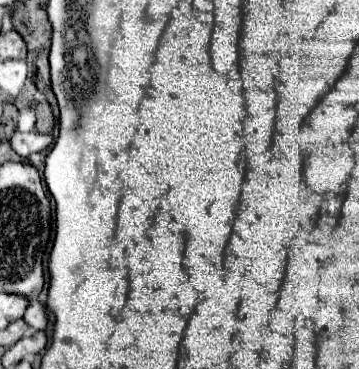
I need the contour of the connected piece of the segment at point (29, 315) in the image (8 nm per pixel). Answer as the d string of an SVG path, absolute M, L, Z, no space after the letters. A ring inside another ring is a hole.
M36 297L30 299L30 305L28 305L26 313L24 313L24 321L26 321L30 327L38 329L38 331L44 331L44 329L46 329L46 325L48 325L48 315L46 315L44 305L42 305Z

